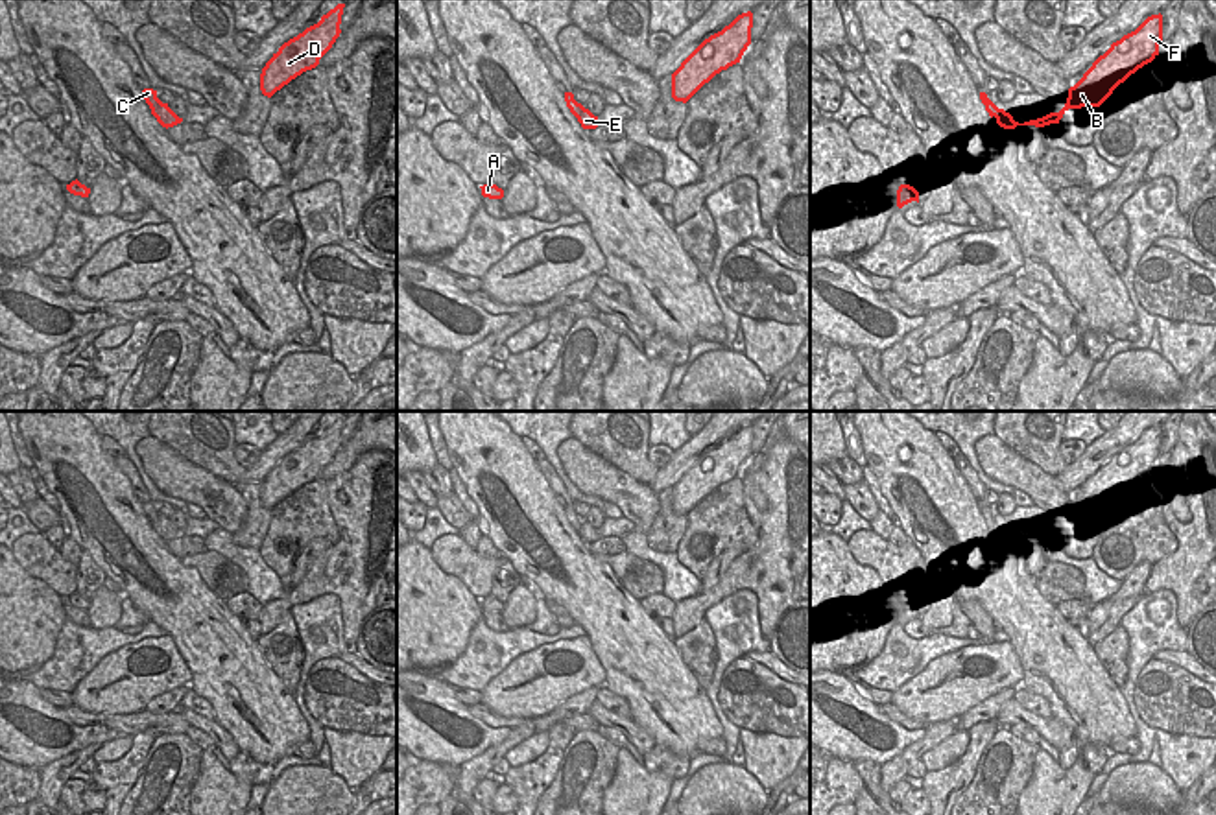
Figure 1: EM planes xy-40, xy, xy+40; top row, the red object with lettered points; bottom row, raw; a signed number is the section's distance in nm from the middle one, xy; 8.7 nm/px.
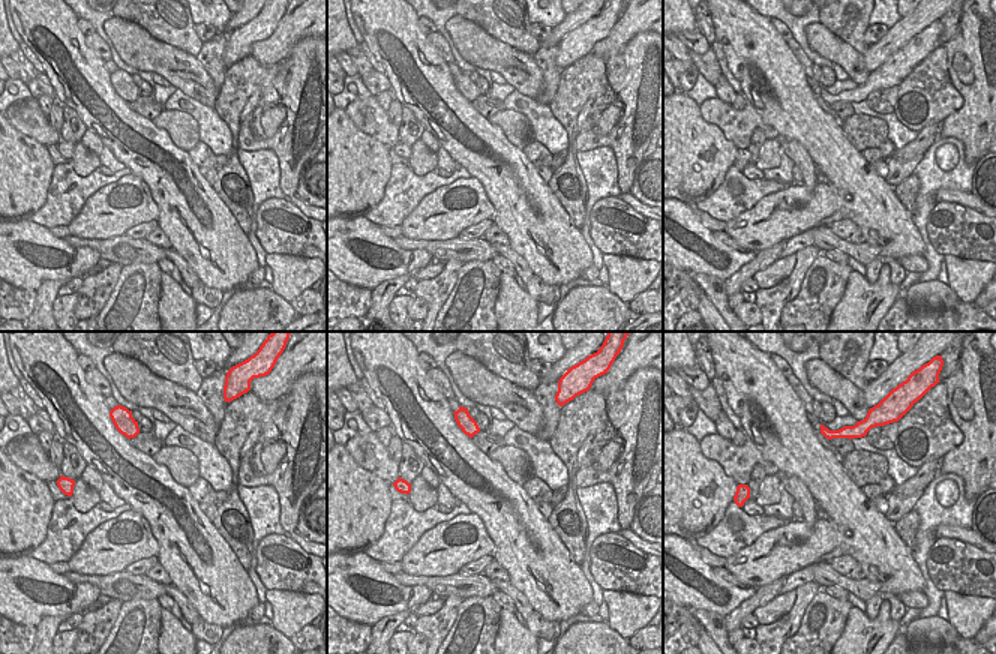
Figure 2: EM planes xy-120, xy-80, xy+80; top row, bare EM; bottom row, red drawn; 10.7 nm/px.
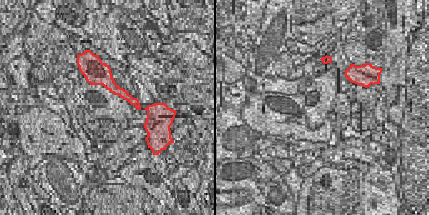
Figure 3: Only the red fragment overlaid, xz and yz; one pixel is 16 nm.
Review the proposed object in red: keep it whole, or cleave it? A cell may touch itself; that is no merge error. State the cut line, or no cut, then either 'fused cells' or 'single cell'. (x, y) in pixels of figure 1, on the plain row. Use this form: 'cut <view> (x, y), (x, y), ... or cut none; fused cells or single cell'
cut xy+40 (1006, 526), (1010, 541); fused cells

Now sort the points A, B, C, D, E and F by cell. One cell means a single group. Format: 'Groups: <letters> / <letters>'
Groups: A C E / B D F

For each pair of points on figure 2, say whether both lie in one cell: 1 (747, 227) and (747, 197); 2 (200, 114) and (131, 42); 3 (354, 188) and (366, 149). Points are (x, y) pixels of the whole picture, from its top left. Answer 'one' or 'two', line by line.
1: two
2: two
3: one

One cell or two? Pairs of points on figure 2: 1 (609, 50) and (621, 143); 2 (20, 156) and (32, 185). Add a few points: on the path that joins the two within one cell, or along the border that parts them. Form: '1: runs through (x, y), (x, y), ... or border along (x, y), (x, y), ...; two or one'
1: border along (638, 33), (606, 60); two
2: runs through (20, 164), (20, 173), (24, 177); one

